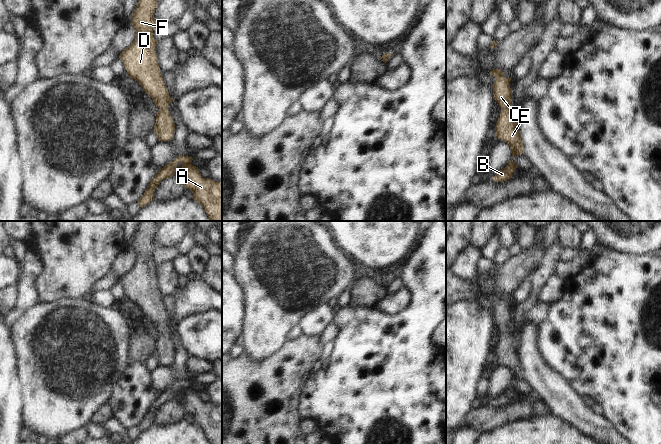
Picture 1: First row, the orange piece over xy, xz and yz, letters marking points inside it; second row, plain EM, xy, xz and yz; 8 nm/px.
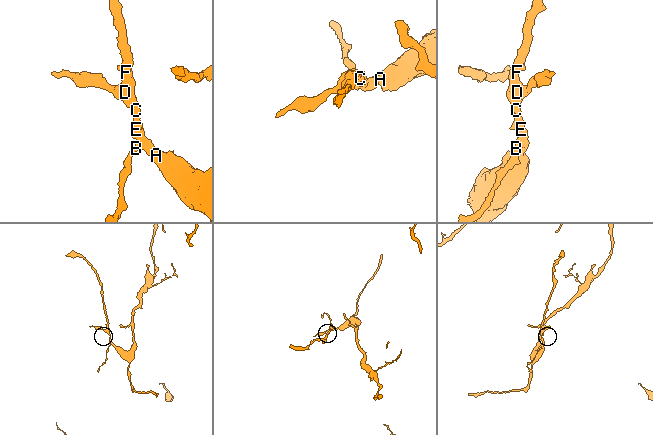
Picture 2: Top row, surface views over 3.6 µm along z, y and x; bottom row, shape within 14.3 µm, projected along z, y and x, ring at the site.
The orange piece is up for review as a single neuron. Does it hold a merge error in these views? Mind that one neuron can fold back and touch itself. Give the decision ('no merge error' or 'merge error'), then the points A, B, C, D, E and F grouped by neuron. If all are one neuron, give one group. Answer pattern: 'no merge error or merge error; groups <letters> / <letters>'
no merge error; groups A B C D E F

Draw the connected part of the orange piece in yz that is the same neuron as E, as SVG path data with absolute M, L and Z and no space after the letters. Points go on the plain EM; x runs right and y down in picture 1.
M493 293L489 298L495 301L495 306L492 310L494 323L502 331L495 351L495 360L510 370L512 381L524 379L520 353L514 341L514 333L511 331L511 302L506 302L501 293Z

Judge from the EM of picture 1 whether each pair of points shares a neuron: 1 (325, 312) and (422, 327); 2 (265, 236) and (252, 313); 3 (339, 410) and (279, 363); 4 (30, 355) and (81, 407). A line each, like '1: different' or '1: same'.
1: different
2: same
3: different
4: same

